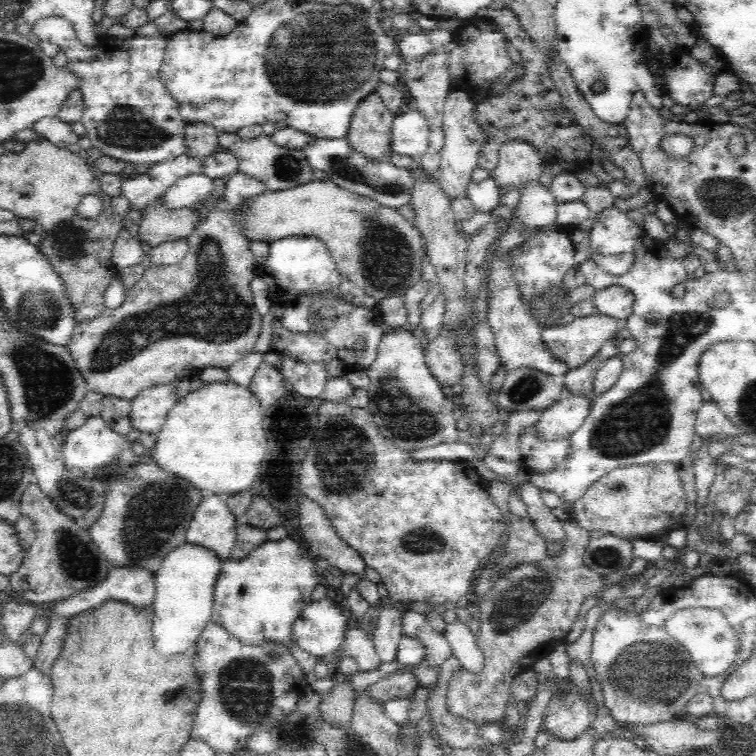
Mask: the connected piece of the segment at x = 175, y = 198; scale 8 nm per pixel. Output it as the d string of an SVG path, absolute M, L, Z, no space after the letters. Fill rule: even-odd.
M192 174L180 180L166 190L161 197L168 208L195 207L205 203L215 190L213 180L204 174Z

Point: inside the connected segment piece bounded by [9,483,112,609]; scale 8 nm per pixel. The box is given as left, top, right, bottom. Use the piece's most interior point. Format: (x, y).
(63, 560)

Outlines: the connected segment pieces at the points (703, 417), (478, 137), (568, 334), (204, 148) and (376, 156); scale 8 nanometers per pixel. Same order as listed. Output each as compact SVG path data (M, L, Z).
M704 401L698 409L695 418L695 433L703 438L706 438L706 436L716 436L716 434L727 436L727 438L734 438L734 436L744 432L724 416L724 413L718 408L716 403Z
M452 87L443 109L444 144L439 154L438 170L439 184L450 199L467 197L467 188L470 182L473 182L472 171L477 167L479 150L487 141L488 135L480 129L480 125L476 124L474 119L474 108L476 108L475 99L469 92Z
M597 312L575 318L566 326L544 328L542 340L558 360L574 369L588 362L616 330L616 318Z
M196 122L185 129L185 154L188 156L210 156L220 150L219 132L210 124Z
M380 94L363 98L352 116L346 138L352 148L367 159L384 161L391 152L391 129L395 116L383 104Z

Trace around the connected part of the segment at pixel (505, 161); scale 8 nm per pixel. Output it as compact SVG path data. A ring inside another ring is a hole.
M508 138L500 150L499 161L491 172L498 191L518 190L528 182L538 181L546 162L529 142Z

